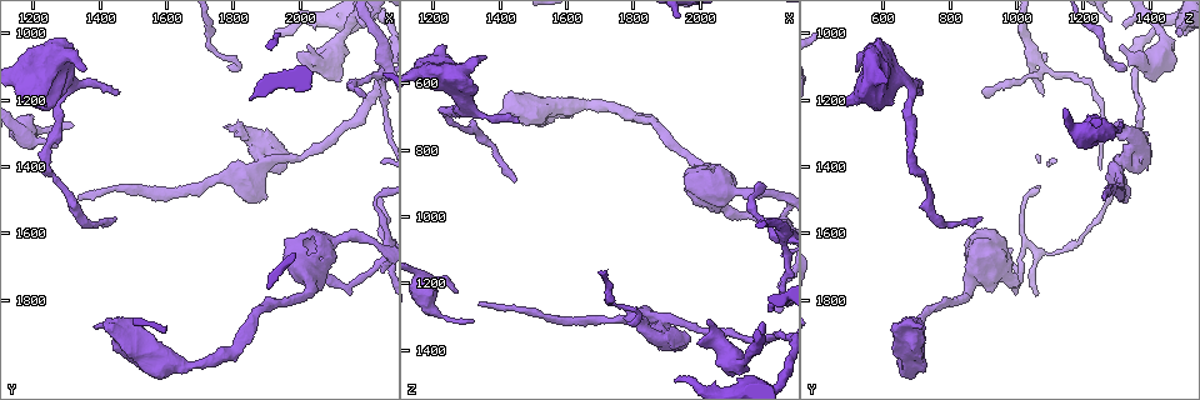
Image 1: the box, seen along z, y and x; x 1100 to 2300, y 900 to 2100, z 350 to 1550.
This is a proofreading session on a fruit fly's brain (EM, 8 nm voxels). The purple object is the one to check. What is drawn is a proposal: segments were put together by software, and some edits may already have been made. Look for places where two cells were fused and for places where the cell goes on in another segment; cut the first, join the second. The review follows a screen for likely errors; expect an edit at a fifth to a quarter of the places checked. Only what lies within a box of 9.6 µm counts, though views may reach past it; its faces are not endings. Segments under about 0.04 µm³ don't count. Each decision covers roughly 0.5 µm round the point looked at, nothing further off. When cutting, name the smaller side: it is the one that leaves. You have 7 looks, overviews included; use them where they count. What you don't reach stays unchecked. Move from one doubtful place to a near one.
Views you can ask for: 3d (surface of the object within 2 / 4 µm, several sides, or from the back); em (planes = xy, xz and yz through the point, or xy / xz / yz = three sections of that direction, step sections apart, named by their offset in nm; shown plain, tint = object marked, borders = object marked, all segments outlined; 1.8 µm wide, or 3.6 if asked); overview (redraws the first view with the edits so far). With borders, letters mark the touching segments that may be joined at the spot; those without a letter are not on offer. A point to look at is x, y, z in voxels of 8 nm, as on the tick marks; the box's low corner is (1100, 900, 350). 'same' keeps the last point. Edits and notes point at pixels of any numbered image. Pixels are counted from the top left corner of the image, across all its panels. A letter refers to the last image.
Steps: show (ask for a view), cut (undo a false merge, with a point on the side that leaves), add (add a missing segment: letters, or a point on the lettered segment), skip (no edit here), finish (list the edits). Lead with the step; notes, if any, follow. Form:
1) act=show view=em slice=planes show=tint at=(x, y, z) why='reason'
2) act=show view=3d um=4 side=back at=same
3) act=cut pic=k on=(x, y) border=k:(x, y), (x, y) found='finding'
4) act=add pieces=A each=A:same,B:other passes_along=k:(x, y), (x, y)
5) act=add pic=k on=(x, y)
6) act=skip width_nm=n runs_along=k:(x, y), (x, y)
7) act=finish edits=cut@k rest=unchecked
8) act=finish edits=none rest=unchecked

act=show view=em um=3.6 slice=xy step=16 show=plain at=(1270, 1350, 1230) why='branch stops here'

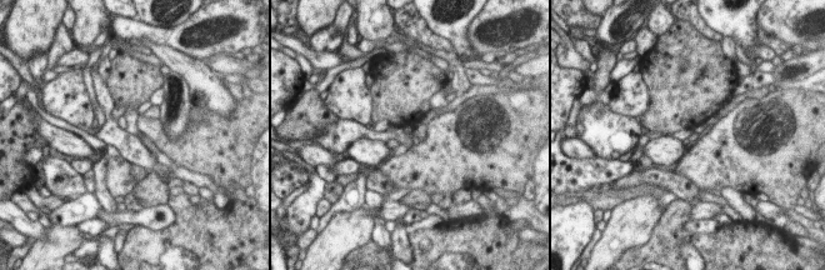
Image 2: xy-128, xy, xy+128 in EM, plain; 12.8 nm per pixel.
act=show view=em um=3.6 slice=xy step=16 show=borders at=same

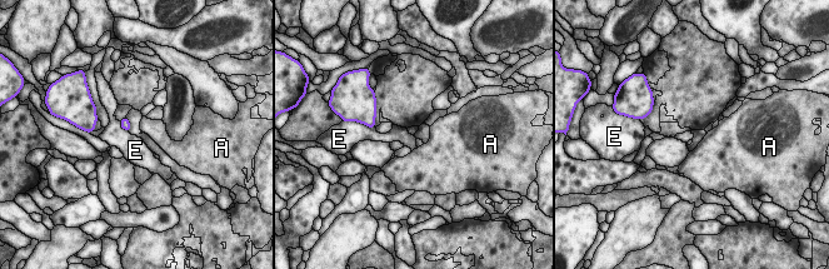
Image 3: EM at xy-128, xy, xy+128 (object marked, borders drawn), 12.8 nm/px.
act=skip each=A:other,E:other border=3:(119, 121), (128, 131) found='none of them fits'

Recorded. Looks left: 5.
act=show view=3d um=4 at=(2190, 1180, 910) why='branch stops here'

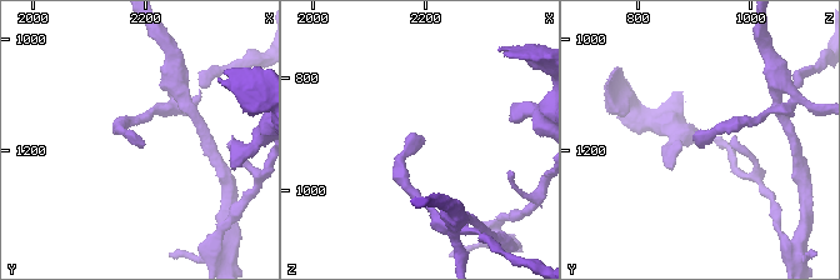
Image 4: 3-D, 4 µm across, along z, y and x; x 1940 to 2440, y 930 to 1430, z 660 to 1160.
act=show view=em slice=xz step=4 show=borders at=(2200, 1185, 915) why='now the EM'

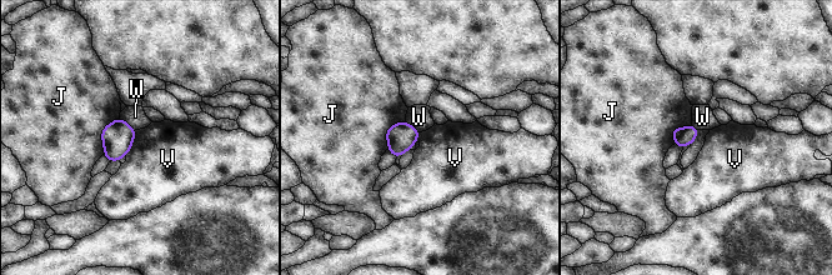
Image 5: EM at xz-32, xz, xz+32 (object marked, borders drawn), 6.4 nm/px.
act=show view=em slice=planes show=borders at=same

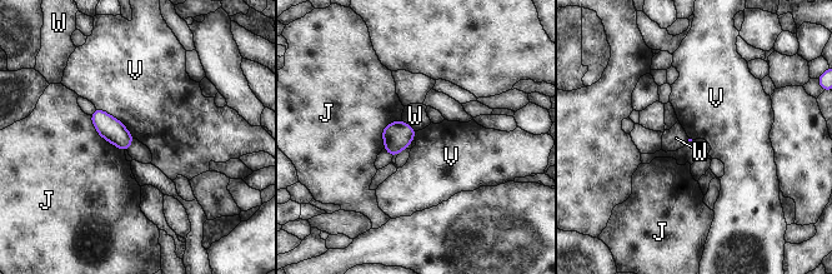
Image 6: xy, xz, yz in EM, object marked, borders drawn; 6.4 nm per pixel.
act=skip each=J:other,V:other,W:other found='none of them fits'

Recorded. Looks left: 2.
act=show view=3d um=4 at=(2190, 980, 1320) why='branch stops here'

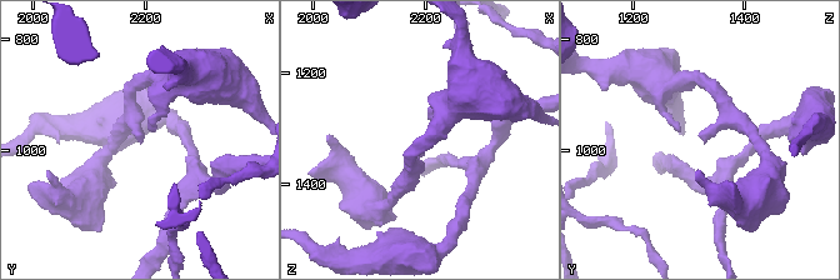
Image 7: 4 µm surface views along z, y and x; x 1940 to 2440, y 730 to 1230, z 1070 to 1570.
act=show view=em um=3.6 slice=planes show=borders at=(2195, 980, 1320)

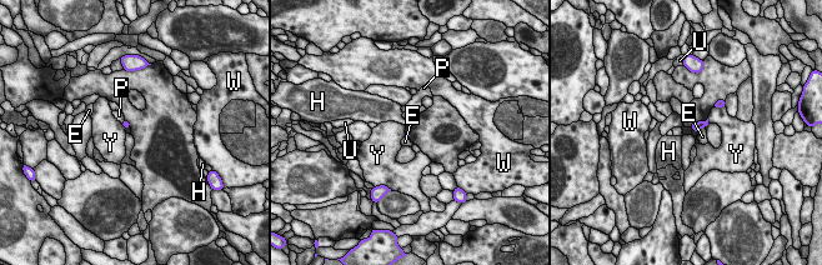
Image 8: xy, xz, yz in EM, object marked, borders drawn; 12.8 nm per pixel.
act=skip each=E:other,H:other,P:other,U:other,W:other,Y:other border=8:(725, 105), (713, 108) found='no lettered segment goes on from it'

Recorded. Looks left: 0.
act=finish edits=none rest=unchecked

